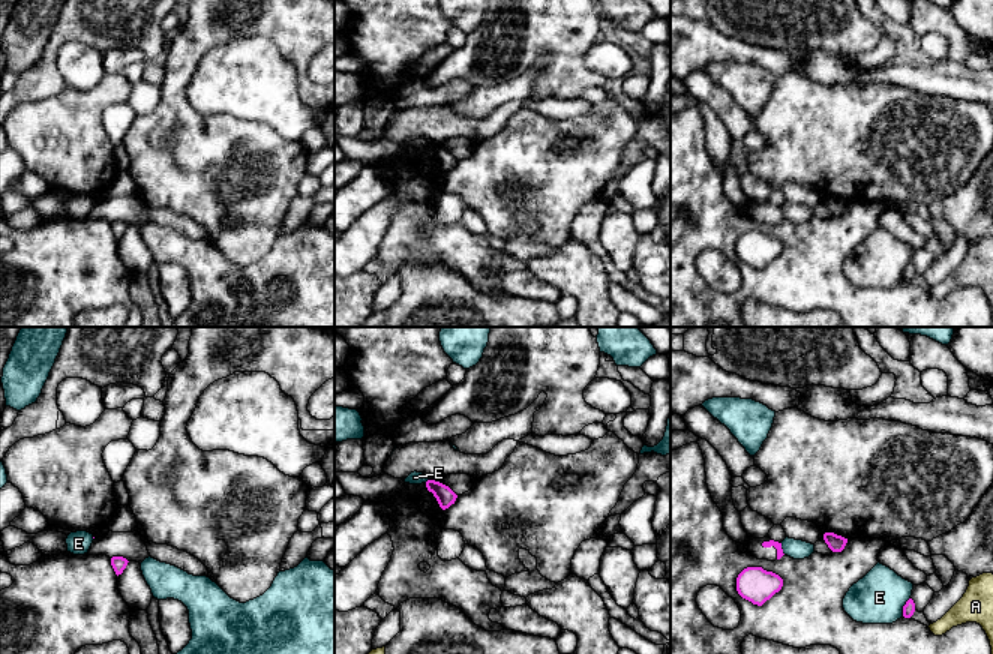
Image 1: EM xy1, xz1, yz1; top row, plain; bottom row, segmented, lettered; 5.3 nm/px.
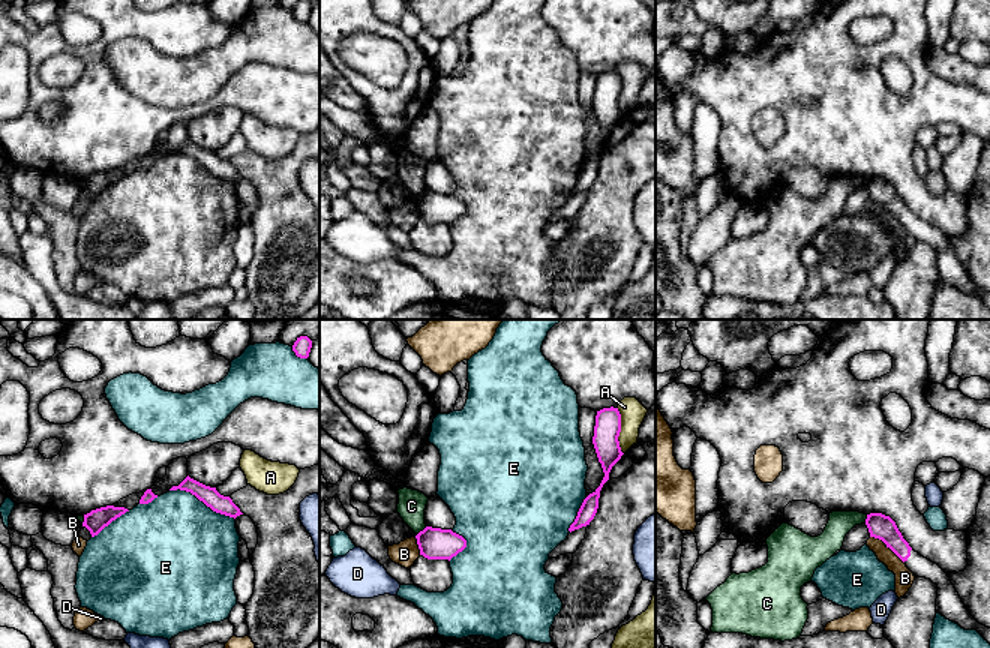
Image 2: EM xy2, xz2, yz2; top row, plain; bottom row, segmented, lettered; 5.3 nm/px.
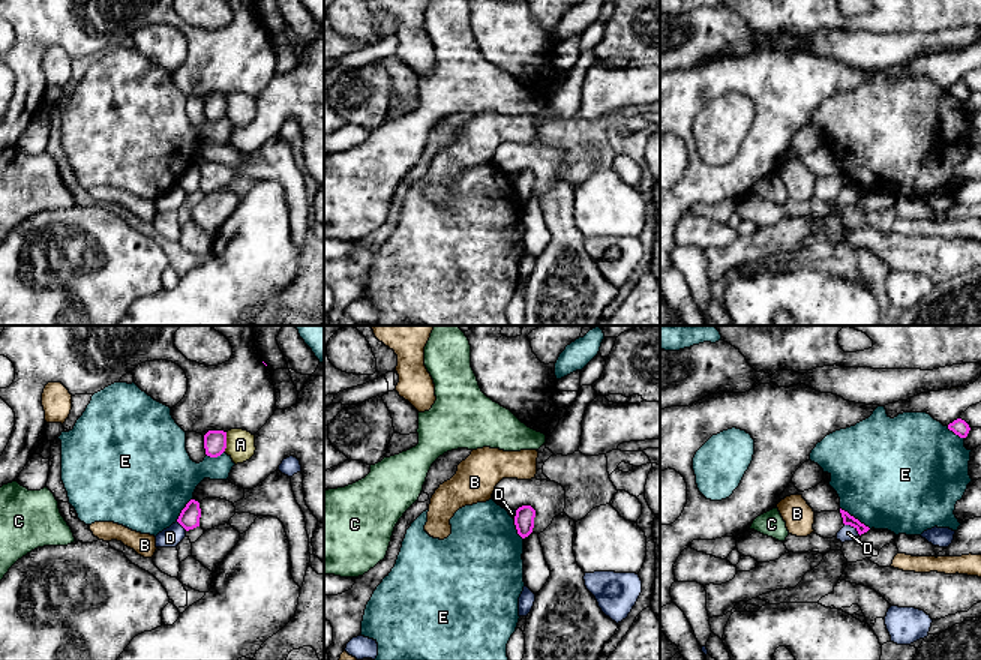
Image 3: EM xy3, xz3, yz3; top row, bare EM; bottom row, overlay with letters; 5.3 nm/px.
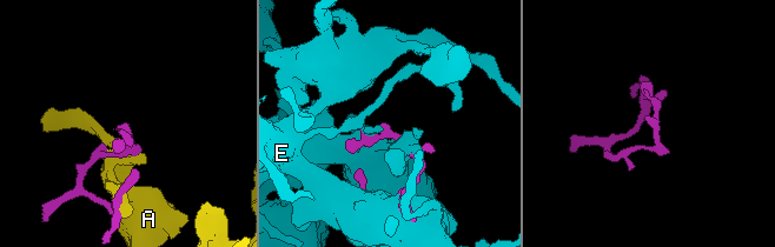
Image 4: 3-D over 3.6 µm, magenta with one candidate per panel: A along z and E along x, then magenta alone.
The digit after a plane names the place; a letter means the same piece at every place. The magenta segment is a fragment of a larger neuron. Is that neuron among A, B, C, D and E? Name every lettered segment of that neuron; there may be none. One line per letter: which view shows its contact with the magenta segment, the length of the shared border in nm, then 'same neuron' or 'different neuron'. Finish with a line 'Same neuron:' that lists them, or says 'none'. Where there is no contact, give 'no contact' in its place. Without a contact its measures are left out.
A: contact in xz2; length 260 nm; different neuron
B: contact in yz2; length 240 nm; different neuron
C: contact in xz2; length 70 nm; different neuron
D: contact in yz3; length 110 nm; different neuron
E: contact in xy2; length 380 nm; different neuron
Same neuron: none

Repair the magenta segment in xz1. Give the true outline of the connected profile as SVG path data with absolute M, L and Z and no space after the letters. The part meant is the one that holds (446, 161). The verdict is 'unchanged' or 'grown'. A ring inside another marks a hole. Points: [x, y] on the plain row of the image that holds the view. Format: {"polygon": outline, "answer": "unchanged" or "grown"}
{"polygon": "M428 144L426 152L429 156L434 158L436 162L440 171L442 174L448 172L452 168L454 168L458 159L446 148L435 146L435 144Z", "answer": "unchanged"}

